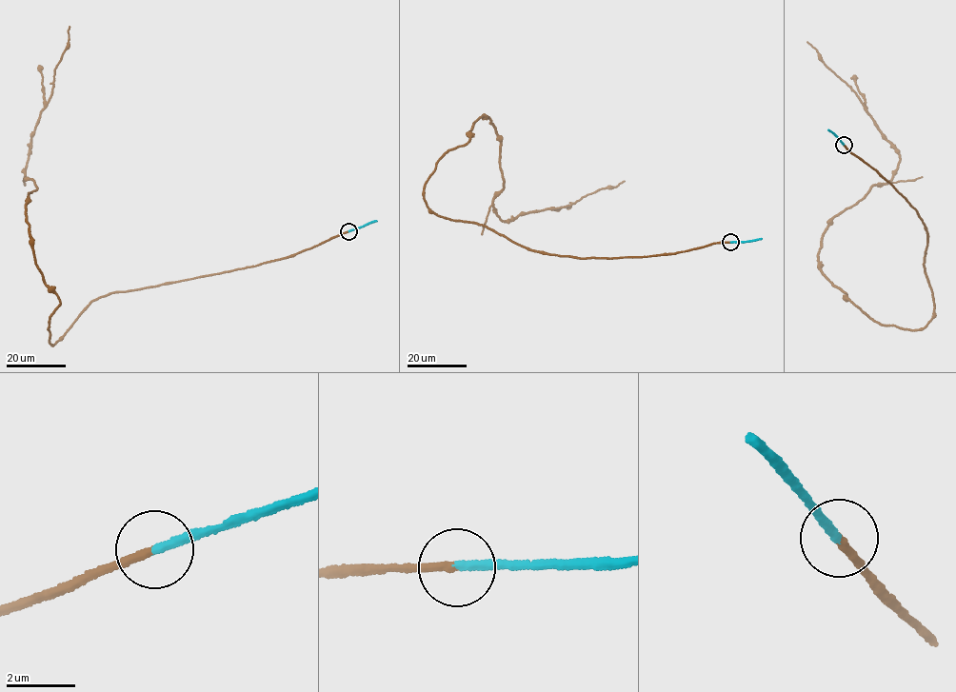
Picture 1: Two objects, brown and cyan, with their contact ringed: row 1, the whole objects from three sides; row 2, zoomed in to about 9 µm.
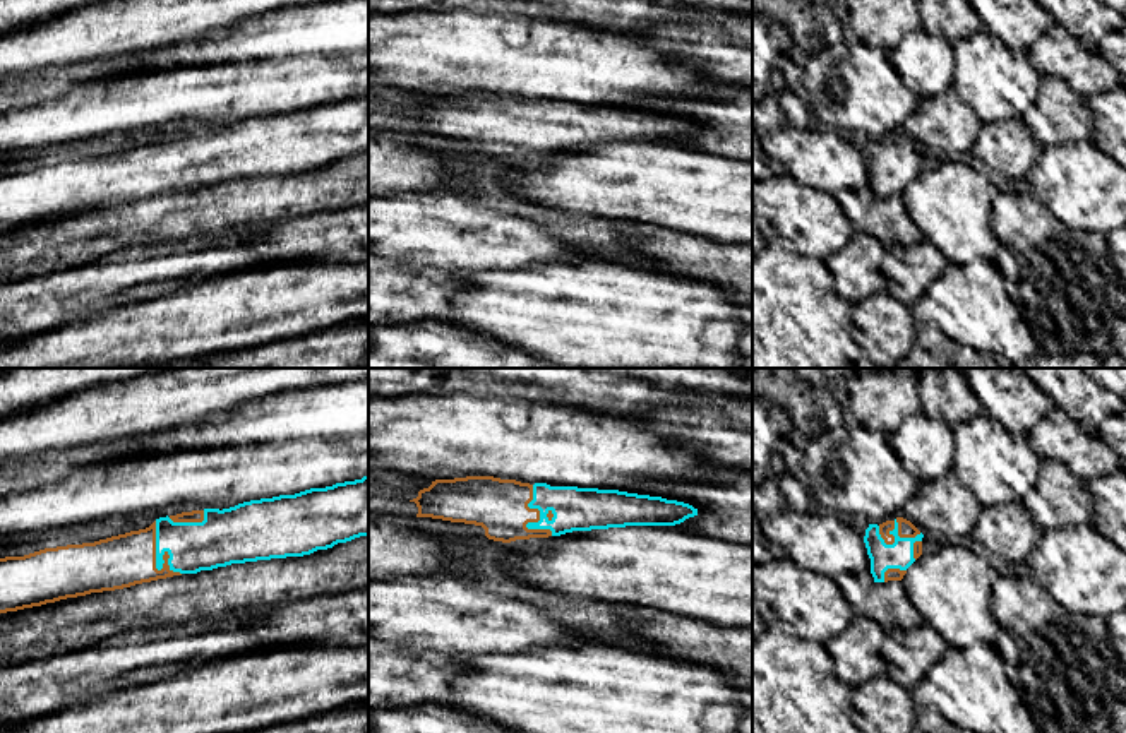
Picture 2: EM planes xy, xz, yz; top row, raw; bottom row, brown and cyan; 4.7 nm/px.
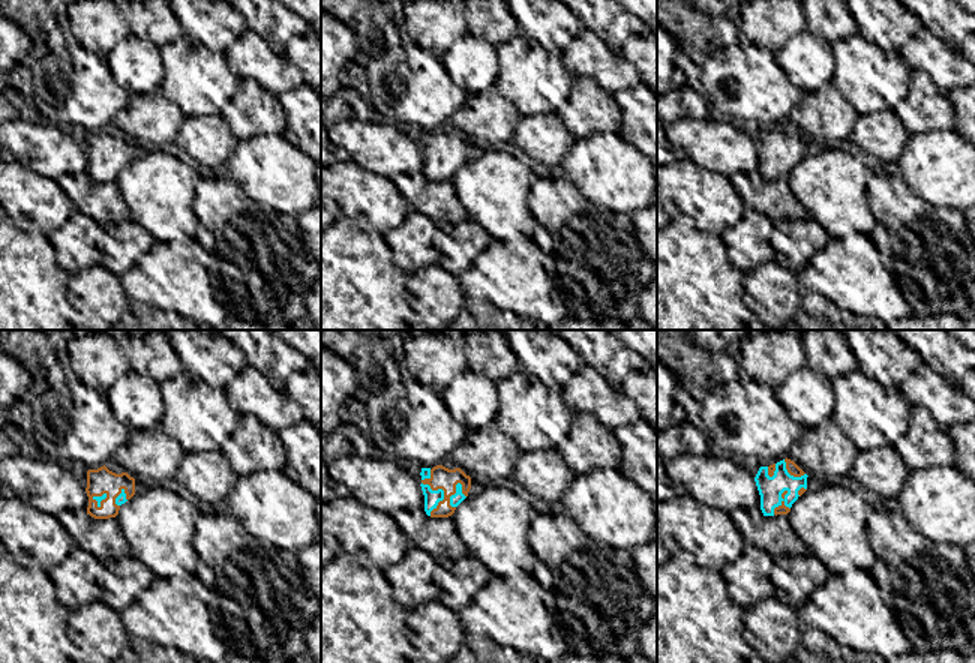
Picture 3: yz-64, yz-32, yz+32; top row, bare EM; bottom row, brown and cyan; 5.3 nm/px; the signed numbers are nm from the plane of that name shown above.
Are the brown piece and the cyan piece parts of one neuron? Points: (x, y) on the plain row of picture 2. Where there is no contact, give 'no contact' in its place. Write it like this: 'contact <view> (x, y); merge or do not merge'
contact yz (900, 153); merge

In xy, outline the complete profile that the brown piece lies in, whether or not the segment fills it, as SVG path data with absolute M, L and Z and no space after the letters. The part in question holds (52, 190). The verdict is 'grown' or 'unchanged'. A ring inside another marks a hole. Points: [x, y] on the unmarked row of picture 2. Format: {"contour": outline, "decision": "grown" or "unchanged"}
{"contour": "M368 92L295 111L250 116L223 127L182 128L159 134L146 146L94 159L0 175L0 229L231 180L303 173L360 152L368 152Z", "decision": "grown"}

